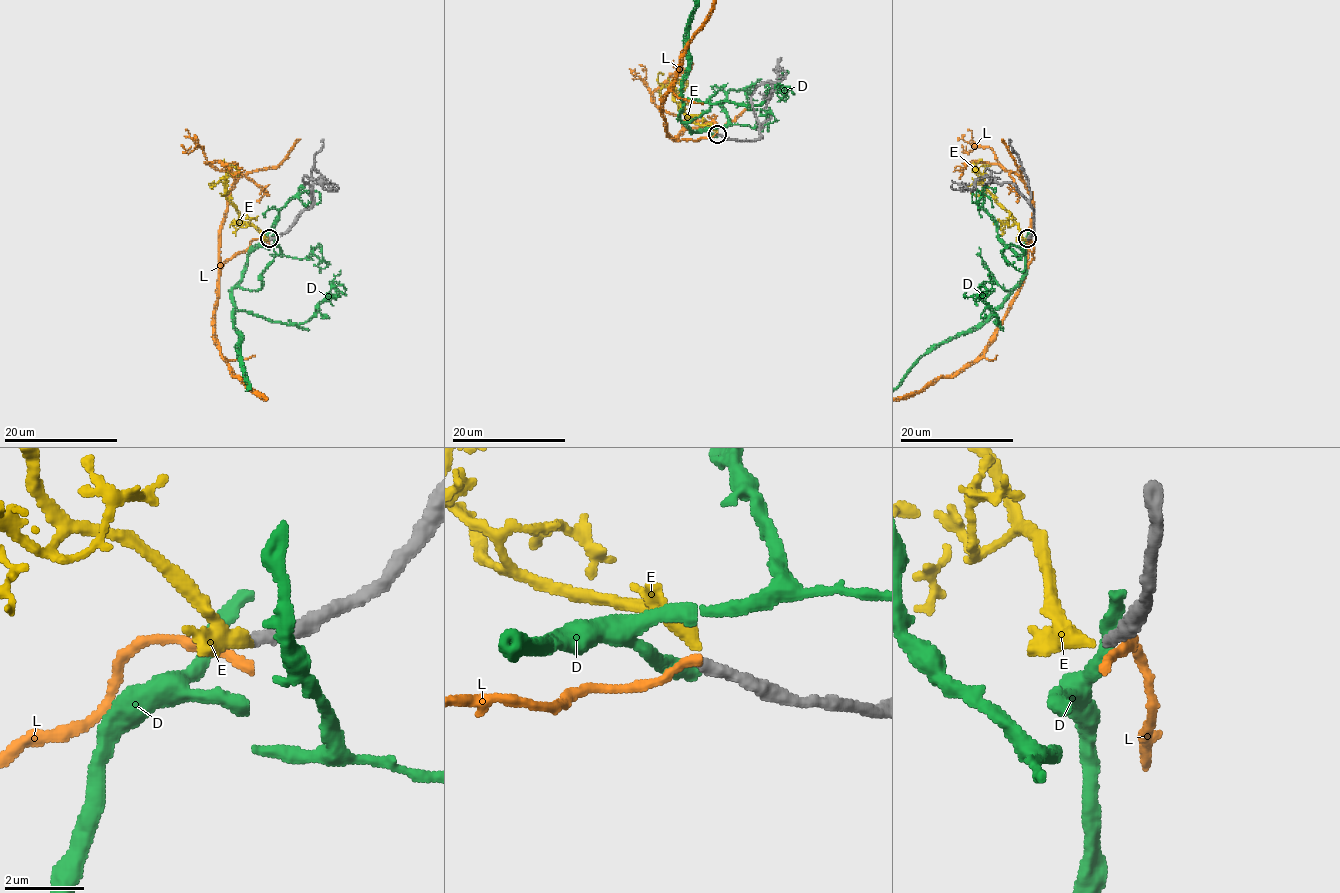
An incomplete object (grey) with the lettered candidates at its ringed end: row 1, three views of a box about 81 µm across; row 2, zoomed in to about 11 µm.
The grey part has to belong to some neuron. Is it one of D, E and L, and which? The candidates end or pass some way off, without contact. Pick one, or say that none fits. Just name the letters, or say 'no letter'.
D

